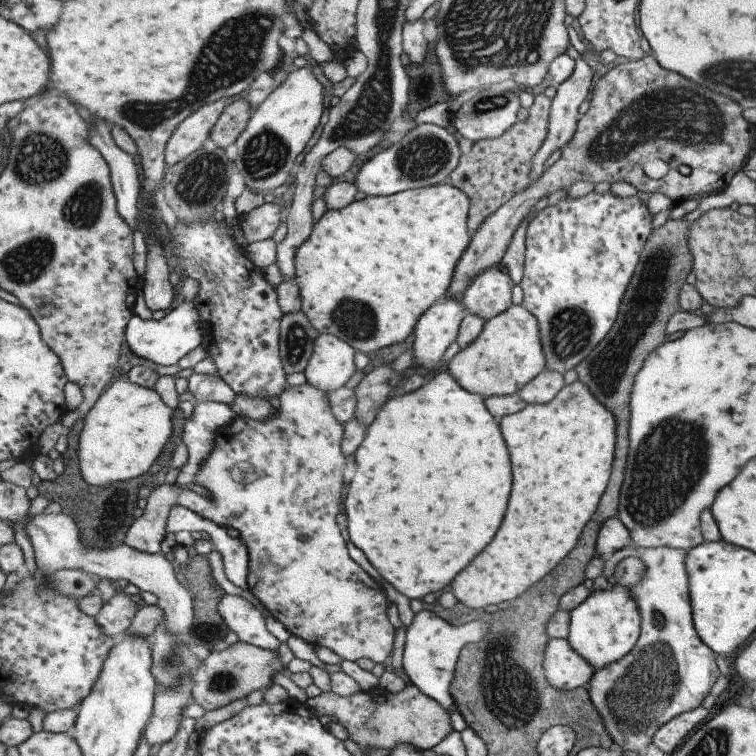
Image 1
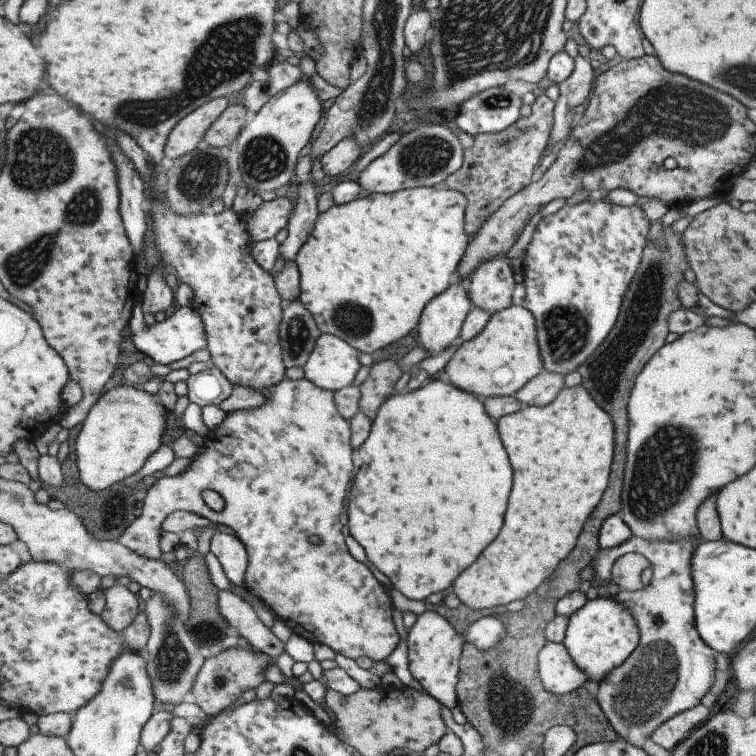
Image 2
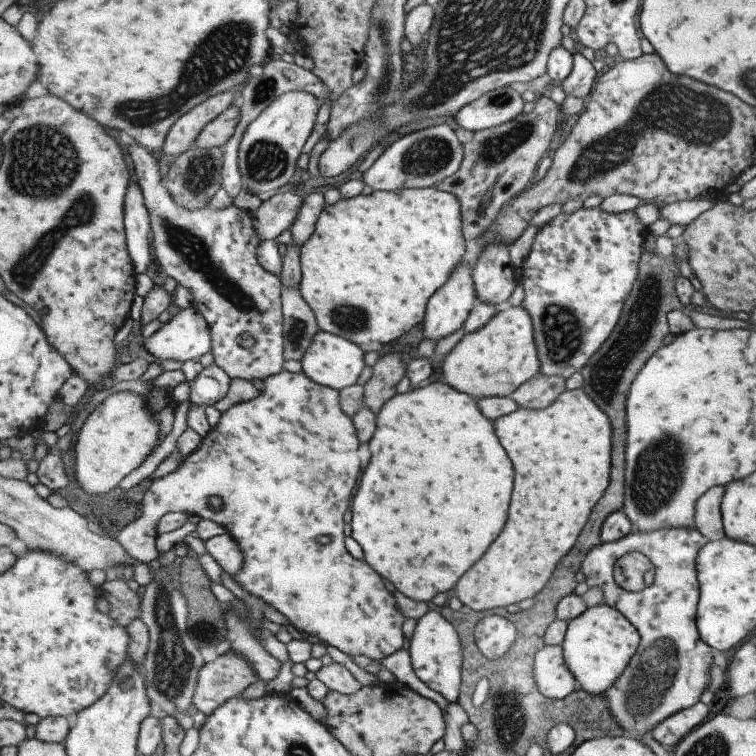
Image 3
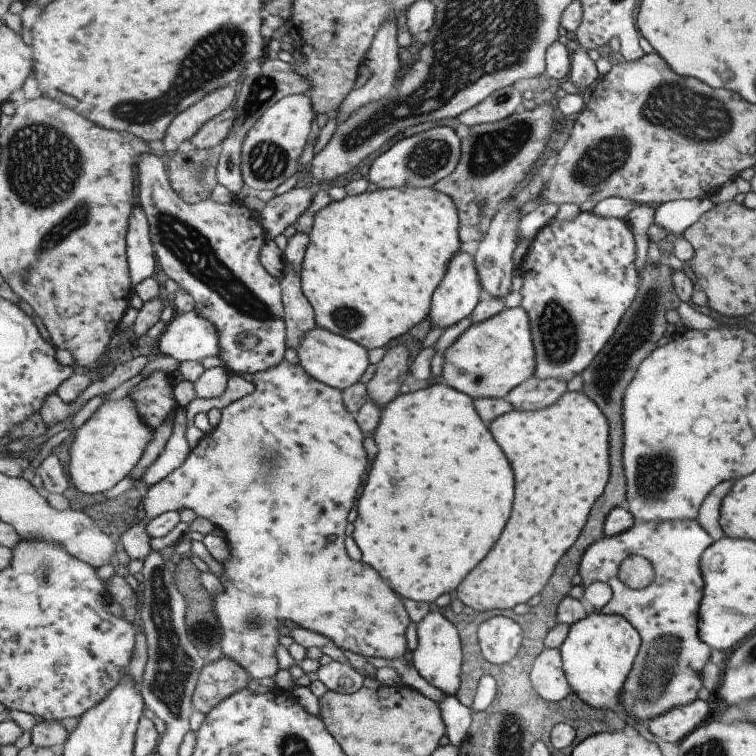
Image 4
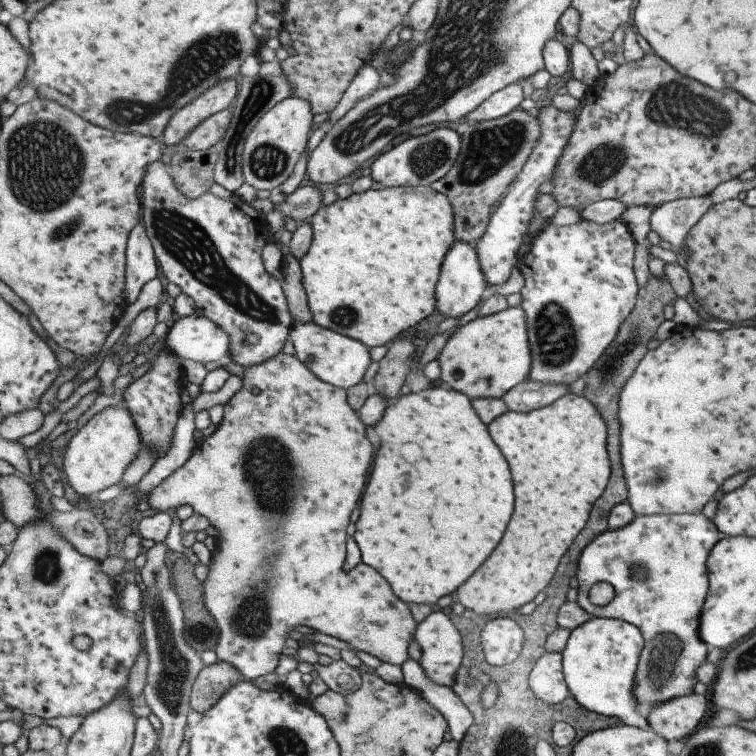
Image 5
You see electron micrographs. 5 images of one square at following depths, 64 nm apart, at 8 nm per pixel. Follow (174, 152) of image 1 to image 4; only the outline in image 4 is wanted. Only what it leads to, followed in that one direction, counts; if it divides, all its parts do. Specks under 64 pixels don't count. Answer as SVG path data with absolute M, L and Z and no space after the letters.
M225 86L211 92L200 102L181 112L168 128L163 141L165 151L179 150L181 144L191 138L209 121L227 111L235 100L235 88Z

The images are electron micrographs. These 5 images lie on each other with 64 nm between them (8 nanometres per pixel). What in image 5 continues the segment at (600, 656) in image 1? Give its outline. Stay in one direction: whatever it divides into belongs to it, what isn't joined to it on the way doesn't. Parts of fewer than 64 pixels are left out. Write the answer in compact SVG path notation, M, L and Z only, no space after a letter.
M592 617L587 624L571 631L565 650L564 675L572 696L585 708L609 717L615 716L635 728L648 729L648 722L633 696L637 658L645 641L633 624L626 620Z

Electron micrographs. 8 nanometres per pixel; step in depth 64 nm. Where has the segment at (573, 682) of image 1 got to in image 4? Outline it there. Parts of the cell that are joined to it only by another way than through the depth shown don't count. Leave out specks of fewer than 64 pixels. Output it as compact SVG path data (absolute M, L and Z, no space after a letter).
M548 649L539 654L531 672L535 691L551 703L559 703L573 694L567 681L561 649Z

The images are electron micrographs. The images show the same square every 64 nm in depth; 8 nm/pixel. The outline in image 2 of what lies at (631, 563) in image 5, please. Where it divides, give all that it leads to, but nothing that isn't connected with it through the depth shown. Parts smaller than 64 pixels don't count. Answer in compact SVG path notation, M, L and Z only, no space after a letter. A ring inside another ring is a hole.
M631 534L624 544L601 549L593 560L591 585L598 587L600 597L618 601L627 610L640 635L638 646L627 656L627 661L599 685L597 693L598 702L616 732L638 748L662 723L698 706L714 683L713 650L701 641L694 626L690 561L699 544L692 537L648 540ZM627 553L638 553L649 562L652 578L642 590L623 591L614 586L614 565ZM601 582L607 582L608 586L601 586Z

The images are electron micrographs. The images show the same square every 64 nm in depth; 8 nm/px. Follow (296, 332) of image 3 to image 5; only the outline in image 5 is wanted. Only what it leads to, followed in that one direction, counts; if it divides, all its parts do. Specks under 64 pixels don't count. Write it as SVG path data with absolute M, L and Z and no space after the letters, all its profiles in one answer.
M288 259L285 279L282 282L289 303L294 324L297 322L315 322L303 282L302 266L299 262Z

